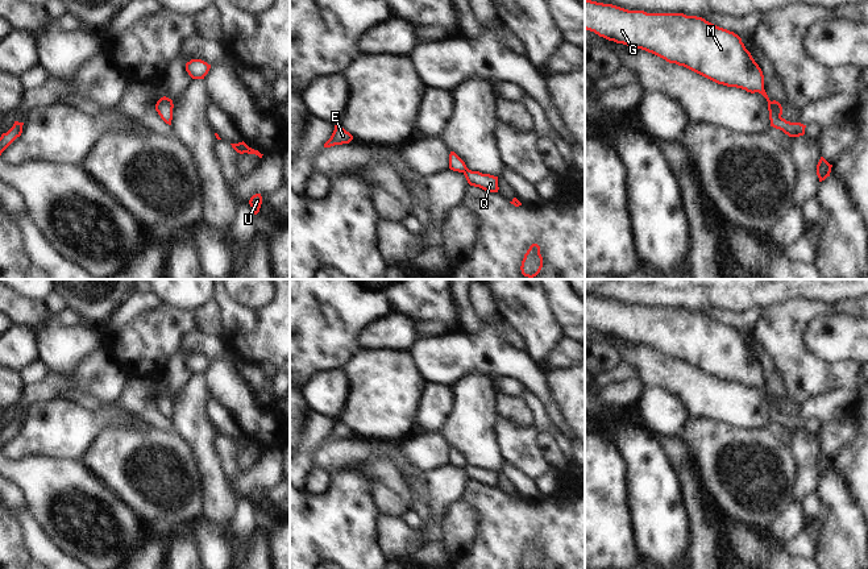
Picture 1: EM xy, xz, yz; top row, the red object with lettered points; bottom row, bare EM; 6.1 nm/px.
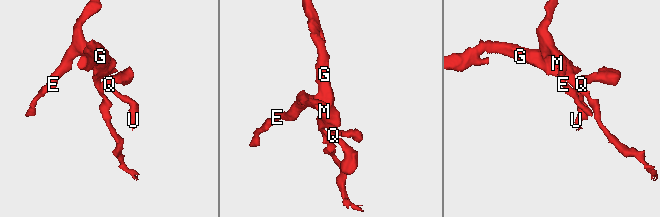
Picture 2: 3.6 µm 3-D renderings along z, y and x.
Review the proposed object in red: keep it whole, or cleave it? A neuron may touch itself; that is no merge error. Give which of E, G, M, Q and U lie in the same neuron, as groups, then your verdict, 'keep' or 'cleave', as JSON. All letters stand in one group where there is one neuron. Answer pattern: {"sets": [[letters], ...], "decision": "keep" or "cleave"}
{"sets": [["E", "G", "M"], ["Q", "U"]], "decision": "cleave"}

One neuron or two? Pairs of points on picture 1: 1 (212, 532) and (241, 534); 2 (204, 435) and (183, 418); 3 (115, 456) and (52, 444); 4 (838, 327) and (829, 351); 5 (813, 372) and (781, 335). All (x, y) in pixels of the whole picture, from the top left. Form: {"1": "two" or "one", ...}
{"1": "one", "2": "one", "3": "two", "4": "one", "5": "one"}

